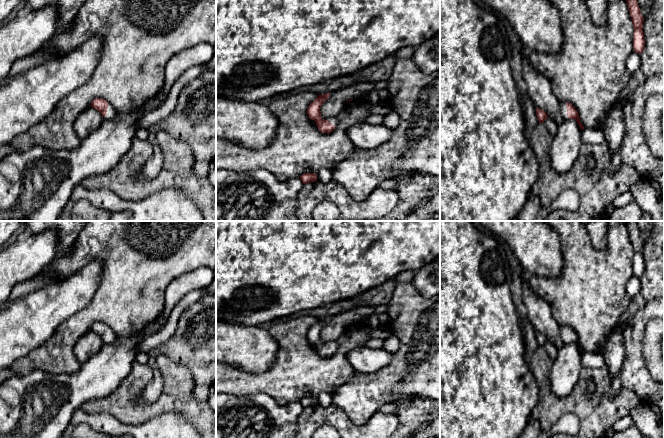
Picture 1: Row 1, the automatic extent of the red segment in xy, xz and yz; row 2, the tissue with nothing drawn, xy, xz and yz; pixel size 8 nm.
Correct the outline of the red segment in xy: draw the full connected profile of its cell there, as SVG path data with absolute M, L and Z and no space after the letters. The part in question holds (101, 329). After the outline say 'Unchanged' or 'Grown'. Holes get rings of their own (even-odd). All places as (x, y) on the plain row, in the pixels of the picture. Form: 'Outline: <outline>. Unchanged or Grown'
Outline: M95 322L91 326L91 331L98 334L102 338L104 344L113 343L119 338L109 326L102 322Z. Grown

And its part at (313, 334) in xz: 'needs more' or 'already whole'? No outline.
needs more

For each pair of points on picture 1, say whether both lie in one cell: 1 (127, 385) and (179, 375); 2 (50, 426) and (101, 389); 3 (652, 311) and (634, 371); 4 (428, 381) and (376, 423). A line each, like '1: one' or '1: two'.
1: one
2: one
3: one
4: two

